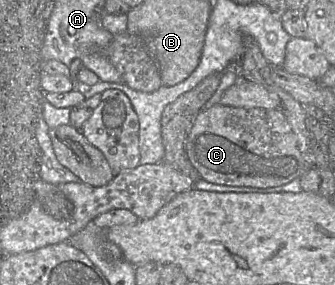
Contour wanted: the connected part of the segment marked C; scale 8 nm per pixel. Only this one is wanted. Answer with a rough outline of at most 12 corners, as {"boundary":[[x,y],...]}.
{"boundary":[[219,103],[184,149],[202,180],[277,187],[310,169],[280,108]]}

